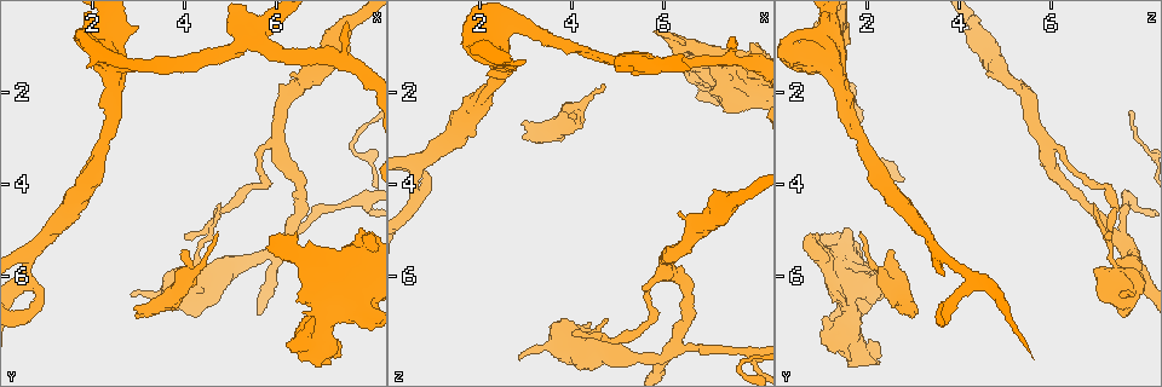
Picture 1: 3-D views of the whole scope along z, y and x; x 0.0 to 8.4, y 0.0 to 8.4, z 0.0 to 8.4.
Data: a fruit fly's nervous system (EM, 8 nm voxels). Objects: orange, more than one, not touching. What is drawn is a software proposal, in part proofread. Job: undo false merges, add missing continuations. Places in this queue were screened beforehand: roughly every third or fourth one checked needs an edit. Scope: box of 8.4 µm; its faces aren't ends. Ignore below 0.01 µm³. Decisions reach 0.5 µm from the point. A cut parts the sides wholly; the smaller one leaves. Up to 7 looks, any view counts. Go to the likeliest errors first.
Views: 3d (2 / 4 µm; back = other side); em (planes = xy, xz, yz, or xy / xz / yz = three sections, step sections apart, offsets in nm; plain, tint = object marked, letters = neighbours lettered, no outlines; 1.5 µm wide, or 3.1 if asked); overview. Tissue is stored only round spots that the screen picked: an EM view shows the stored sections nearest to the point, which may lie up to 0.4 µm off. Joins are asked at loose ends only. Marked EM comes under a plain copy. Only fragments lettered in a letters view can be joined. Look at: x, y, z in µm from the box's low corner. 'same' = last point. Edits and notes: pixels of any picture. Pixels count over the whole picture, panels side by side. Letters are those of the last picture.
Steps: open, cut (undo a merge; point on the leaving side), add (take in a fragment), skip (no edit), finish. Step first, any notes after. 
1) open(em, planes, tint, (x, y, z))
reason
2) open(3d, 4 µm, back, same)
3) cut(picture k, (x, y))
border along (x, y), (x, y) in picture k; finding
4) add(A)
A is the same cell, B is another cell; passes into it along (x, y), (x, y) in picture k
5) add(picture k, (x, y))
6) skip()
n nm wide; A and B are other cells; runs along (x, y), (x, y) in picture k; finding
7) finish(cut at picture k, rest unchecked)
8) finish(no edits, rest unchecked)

open(em, xz, step 4, tint, (2.85, 6.35, 7.80))
tapers out

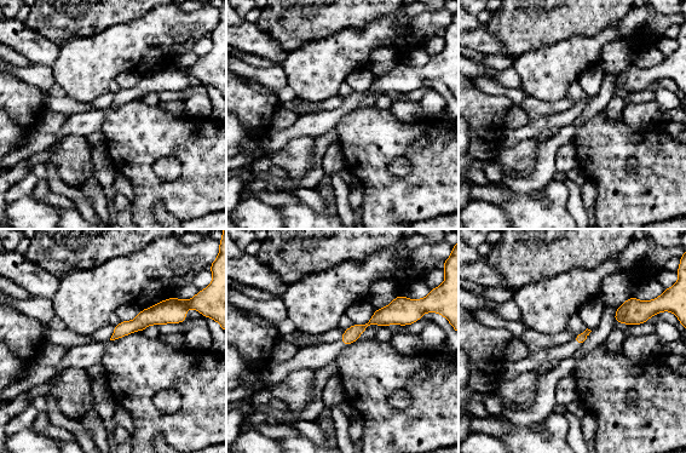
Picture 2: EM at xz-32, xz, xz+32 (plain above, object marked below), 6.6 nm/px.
open(em, planes, letters, same)
cut it another way

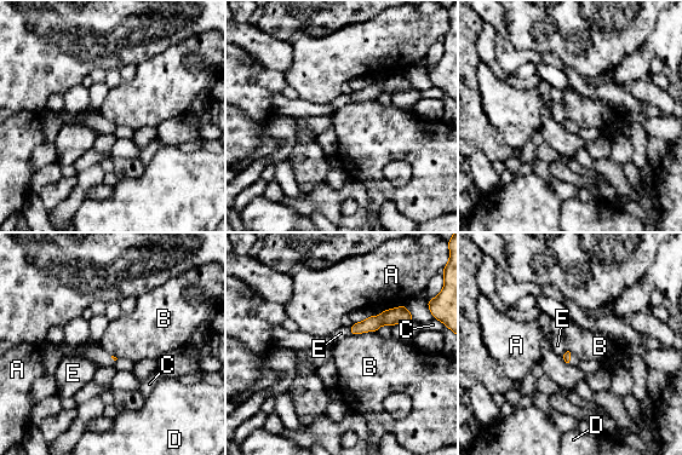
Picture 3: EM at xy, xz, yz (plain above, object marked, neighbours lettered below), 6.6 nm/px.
skip()
A, B, C, D and E are other cells; border along (377, 330), (349, 334) in picture 3; no lettered fragment goes on from it

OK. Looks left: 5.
open(em, xy, step 4, letters, (5.80, 5.15, 0.70))
branch stops here

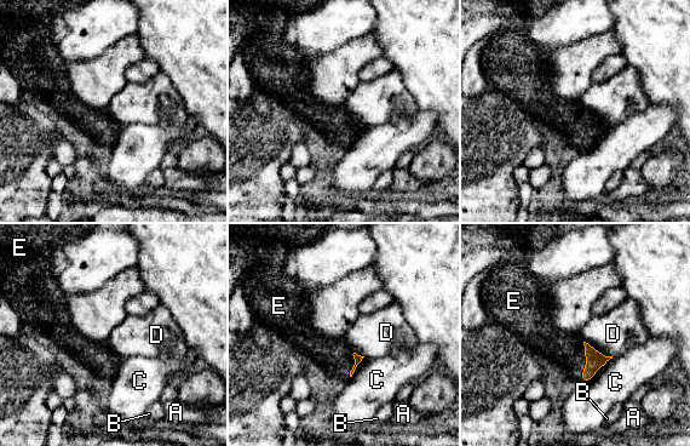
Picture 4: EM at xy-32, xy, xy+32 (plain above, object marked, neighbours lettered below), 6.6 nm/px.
open(em, planes, letters, same)
another direction

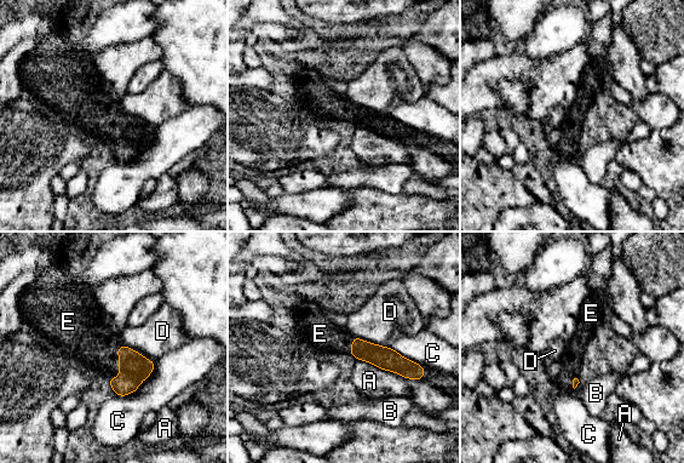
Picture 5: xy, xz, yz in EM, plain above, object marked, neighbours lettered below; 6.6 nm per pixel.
add(E)
A touches over 420 nm; E is the same cell, A, B, C and D are other cells; it goes on there

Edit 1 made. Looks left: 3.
open(em, planes, letters, (2.00, 3.70, 2.15))
thick turns thin

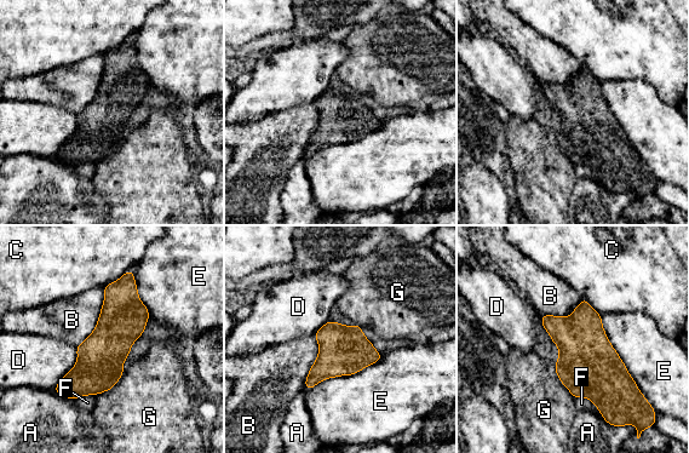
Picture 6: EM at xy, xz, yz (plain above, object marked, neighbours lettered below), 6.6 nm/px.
skip()
A, B, C, D, E, F and G are other cells; border along (104, 288), (96, 327), (76, 347) in picture 6; one neuron here

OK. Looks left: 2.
finish(add at picture 5, rest unchecked)

